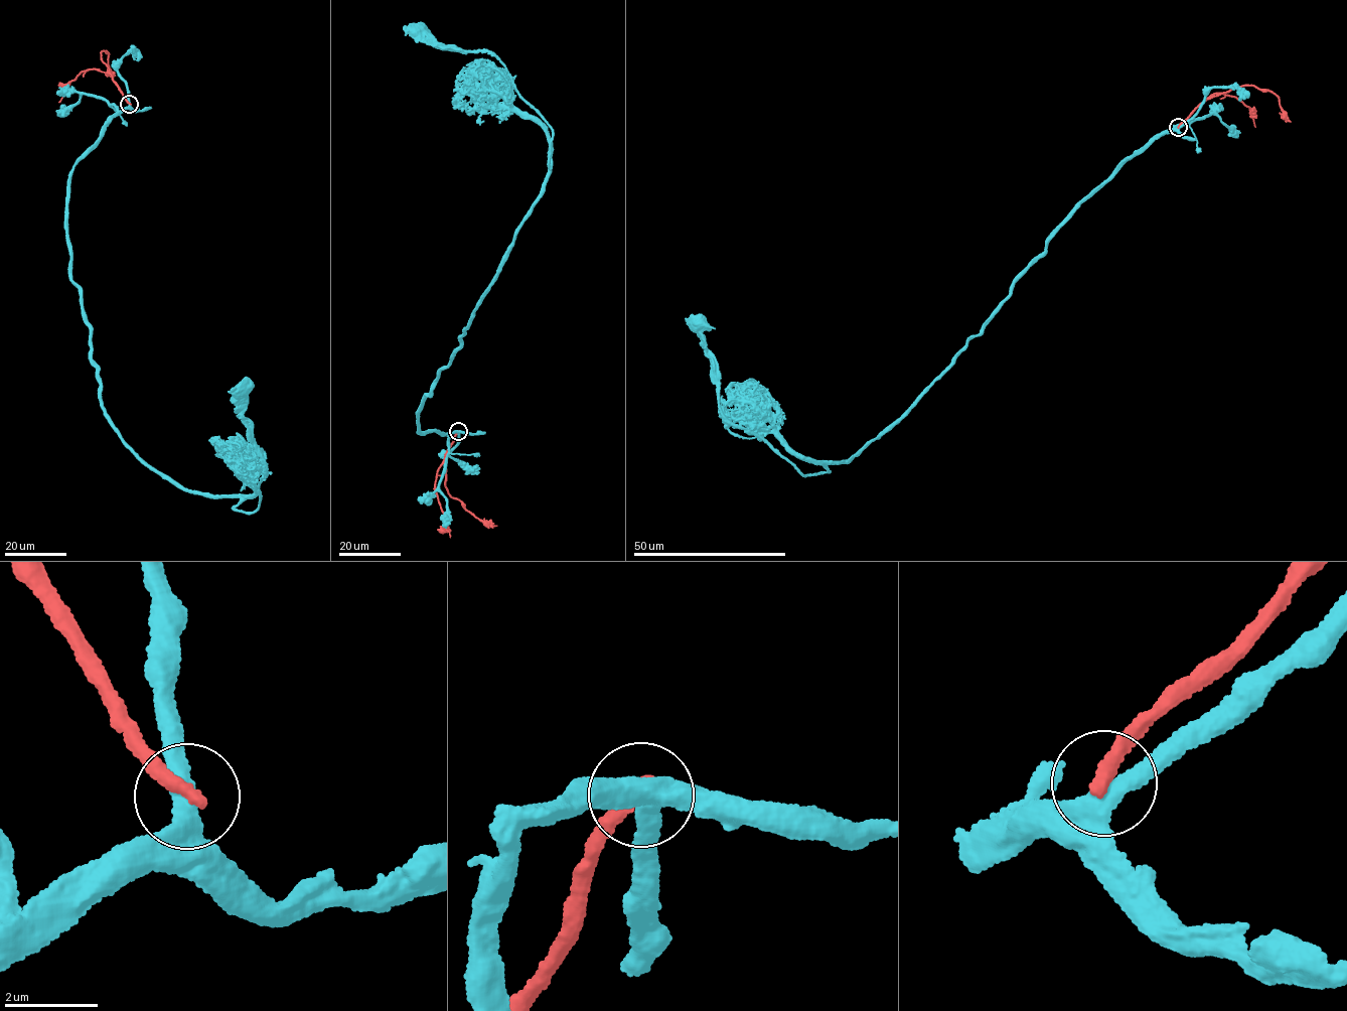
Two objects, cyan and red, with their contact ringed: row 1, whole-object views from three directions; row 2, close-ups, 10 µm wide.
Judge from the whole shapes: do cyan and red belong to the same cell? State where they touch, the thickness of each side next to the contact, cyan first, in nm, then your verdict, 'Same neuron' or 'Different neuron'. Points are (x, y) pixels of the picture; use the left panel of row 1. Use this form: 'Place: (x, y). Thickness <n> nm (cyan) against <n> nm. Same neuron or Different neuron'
Place: (129, 104). Thickness 400 nm (cyan) against 360 nm. Different neuron

